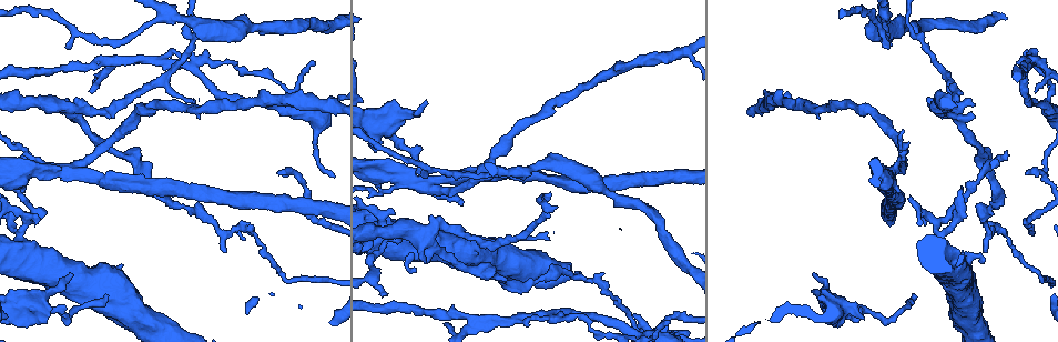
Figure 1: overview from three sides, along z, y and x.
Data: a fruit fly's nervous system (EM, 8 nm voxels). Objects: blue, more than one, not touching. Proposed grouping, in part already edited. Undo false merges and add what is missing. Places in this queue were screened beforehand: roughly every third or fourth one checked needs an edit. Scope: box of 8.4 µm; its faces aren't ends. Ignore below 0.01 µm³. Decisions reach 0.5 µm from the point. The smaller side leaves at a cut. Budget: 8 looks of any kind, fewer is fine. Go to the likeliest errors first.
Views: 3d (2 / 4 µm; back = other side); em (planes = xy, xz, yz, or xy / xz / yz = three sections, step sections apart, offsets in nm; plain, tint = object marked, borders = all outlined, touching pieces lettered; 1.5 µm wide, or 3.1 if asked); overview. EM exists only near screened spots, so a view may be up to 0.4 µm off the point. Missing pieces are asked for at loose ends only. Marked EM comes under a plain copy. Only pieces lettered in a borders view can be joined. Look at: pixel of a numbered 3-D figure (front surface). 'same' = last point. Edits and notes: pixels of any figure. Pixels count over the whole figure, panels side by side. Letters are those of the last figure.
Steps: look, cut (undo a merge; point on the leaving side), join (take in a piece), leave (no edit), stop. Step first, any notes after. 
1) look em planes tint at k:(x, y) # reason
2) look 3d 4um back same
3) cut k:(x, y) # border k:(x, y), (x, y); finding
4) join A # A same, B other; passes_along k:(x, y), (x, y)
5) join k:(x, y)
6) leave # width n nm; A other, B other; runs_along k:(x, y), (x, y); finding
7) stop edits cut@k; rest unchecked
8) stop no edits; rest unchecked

look 3d 4um back at 1:(1005, 153) # free end

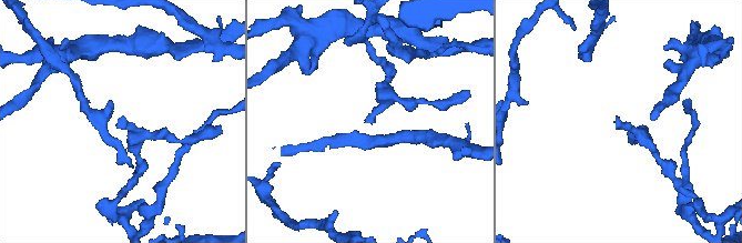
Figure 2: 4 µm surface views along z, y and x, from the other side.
look em planes borders at 2:(618, 117) # shape alone is not enough

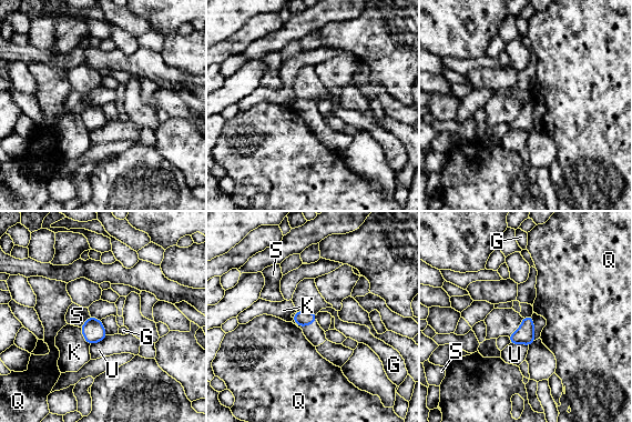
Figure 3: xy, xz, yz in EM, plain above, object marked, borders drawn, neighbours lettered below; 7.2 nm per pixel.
leave # width 110 nm; G other, K other, Q other, S other, U other; border 3:(90, 315), (80, 327); none of them fits

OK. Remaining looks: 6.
look 3d 2um at 1:(424, 105)

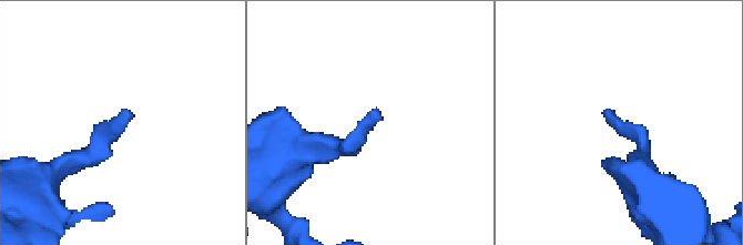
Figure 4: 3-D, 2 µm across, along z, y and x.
look em xy step 4 borders at 4:(614, 112)

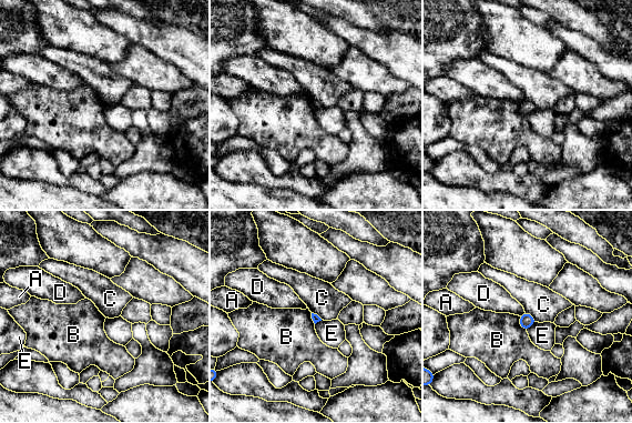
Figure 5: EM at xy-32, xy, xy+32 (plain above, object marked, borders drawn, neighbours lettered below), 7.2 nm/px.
leave # longest_contact B 120 nm; A other, B other, C other, D other, E other; border 5:(525, 312), (520, 316); no lettered piece goes on from it

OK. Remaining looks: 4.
look em planes tint at 1:(992, 207) # a narrow waist

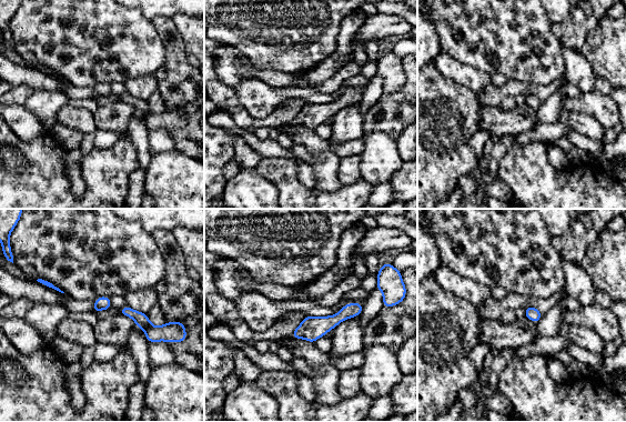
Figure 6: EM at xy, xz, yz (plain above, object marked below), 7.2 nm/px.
look em planes borders same

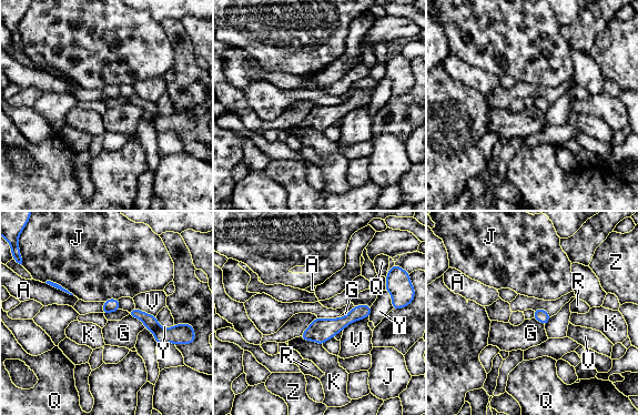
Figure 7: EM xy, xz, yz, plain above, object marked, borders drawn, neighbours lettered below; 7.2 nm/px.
leave # A other, G other, J other, K other, Q other, R other, V other, Y other, Z other; border 7:(128, 314), (139, 319), (145, 327); all the same cell

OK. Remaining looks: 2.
look em xy step 4 tint at 1:(519, 172) # branch point

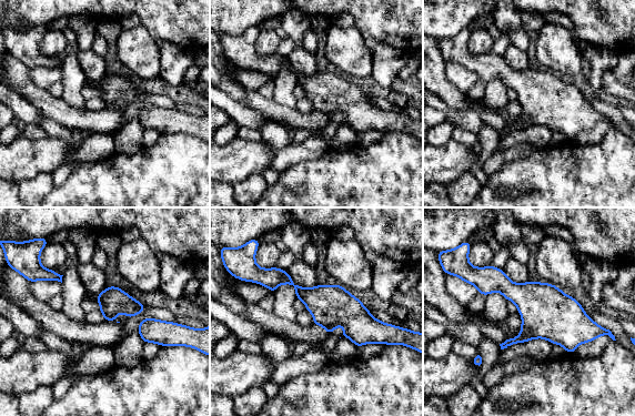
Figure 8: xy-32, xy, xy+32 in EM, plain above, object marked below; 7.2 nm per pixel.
look em planes borders same # another direction

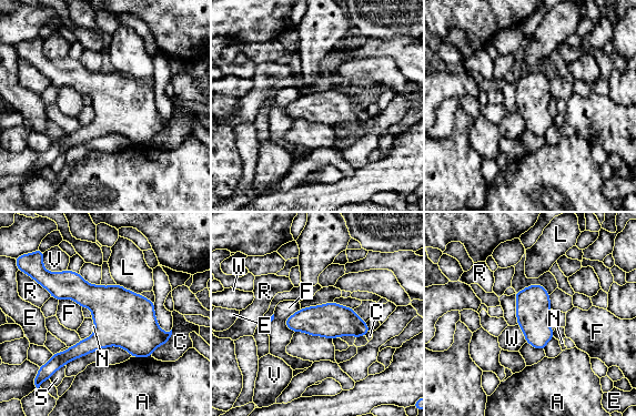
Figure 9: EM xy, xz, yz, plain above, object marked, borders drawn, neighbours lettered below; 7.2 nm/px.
leave # width 260 nm; A other, C other, E other, F other, L other, N other, R other, S other, V other, W other; border 9:(517, 324), (526, 342); all the same cell

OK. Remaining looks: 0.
stop no edits; rest unchecked

